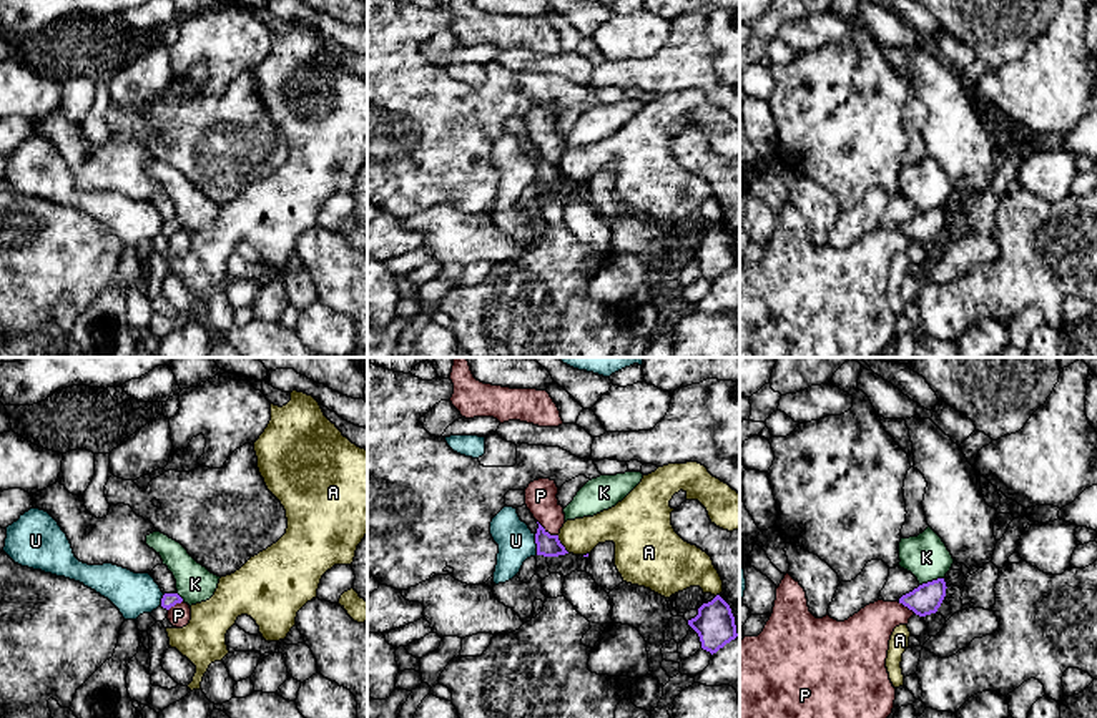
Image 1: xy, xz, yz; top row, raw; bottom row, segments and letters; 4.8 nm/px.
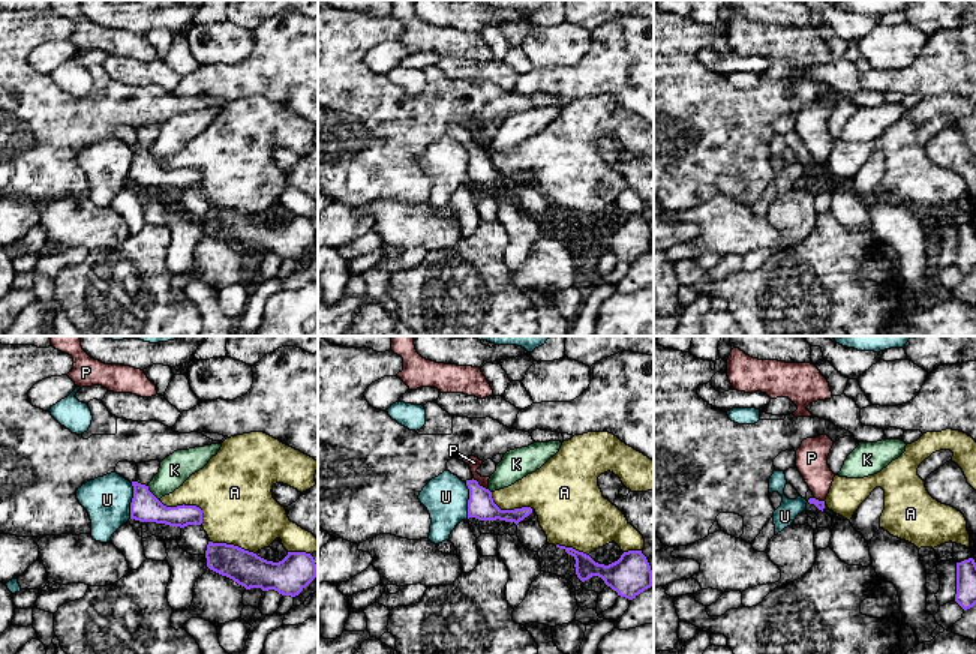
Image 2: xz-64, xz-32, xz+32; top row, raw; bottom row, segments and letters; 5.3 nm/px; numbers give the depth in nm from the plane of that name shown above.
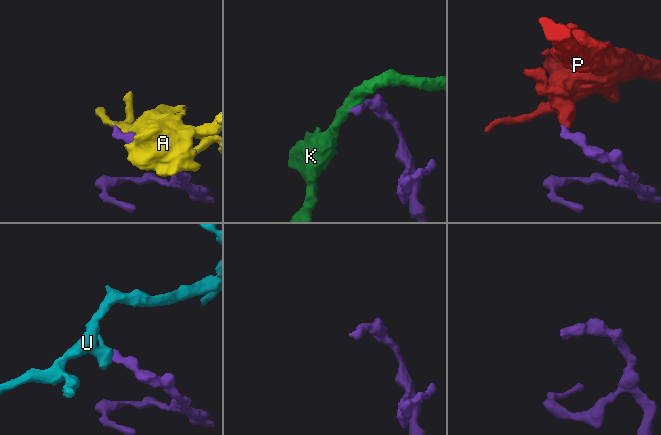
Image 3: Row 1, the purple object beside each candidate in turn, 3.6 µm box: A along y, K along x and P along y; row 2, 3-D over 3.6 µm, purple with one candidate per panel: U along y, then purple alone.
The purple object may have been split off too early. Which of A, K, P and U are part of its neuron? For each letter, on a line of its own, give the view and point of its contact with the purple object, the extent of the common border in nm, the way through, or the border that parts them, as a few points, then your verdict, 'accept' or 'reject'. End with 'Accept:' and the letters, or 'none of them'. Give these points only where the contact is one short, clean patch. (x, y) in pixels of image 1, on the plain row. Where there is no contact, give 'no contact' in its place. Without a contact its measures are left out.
A: contact xz (560, 172); length 110 nm; reject
K: contact yz (933, 208); length 130 nm; border yz (943, 205), (919, 213); reject
P: contact xz (547, 160); length 130 nm; border xz (537, 148), (550, 162), (557, 163); reject
U: contact xz (536, 170); length 110 nm; border xz (534, 162), (537, 181); reject
Accept: none of them

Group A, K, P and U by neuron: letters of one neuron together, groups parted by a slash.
A / K / P / U

